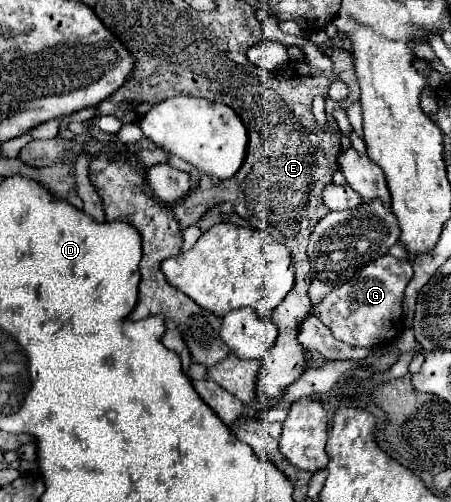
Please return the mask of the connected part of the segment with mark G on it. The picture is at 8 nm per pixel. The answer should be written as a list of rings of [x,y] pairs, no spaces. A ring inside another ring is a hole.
[[[385,254],[357,272],[357,278],[341,288],[333,290],[317,308],[321,322],[333,332],[333,336],[351,346],[379,346],[393,340],[403,329],[402,302],[405,286],[413,276],[409,260],[397,260]]]

